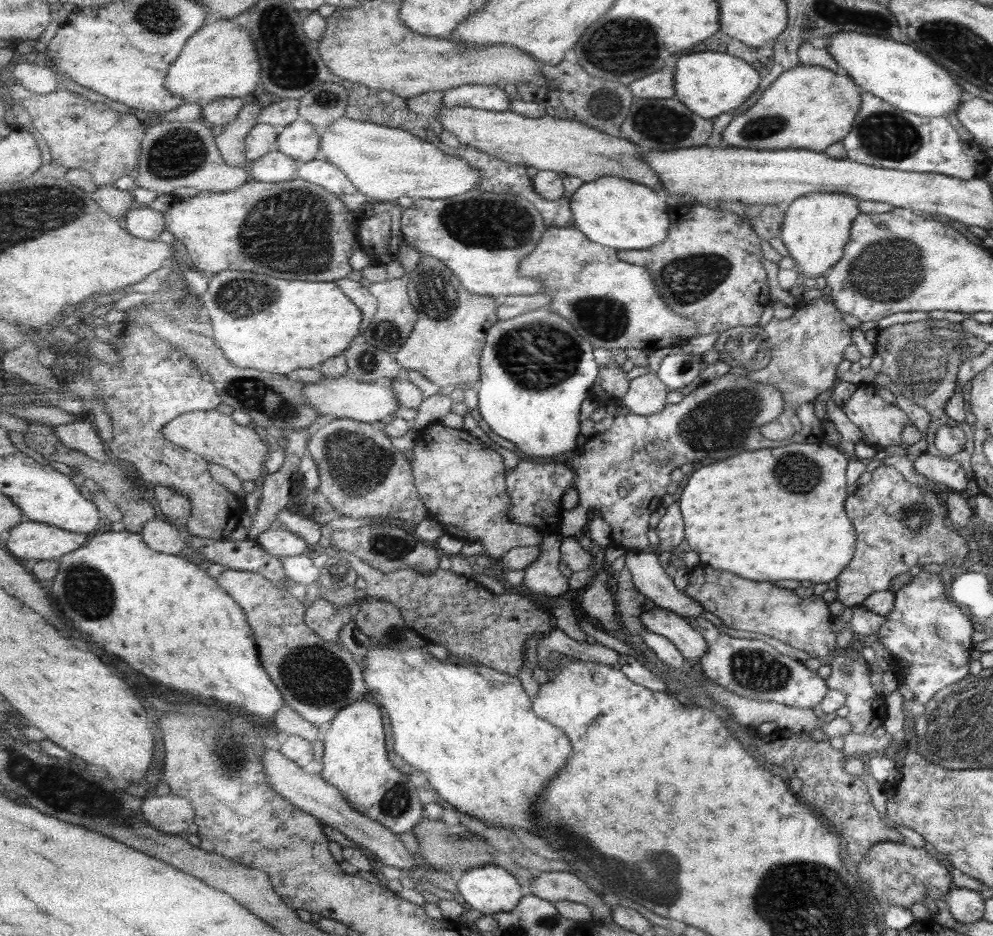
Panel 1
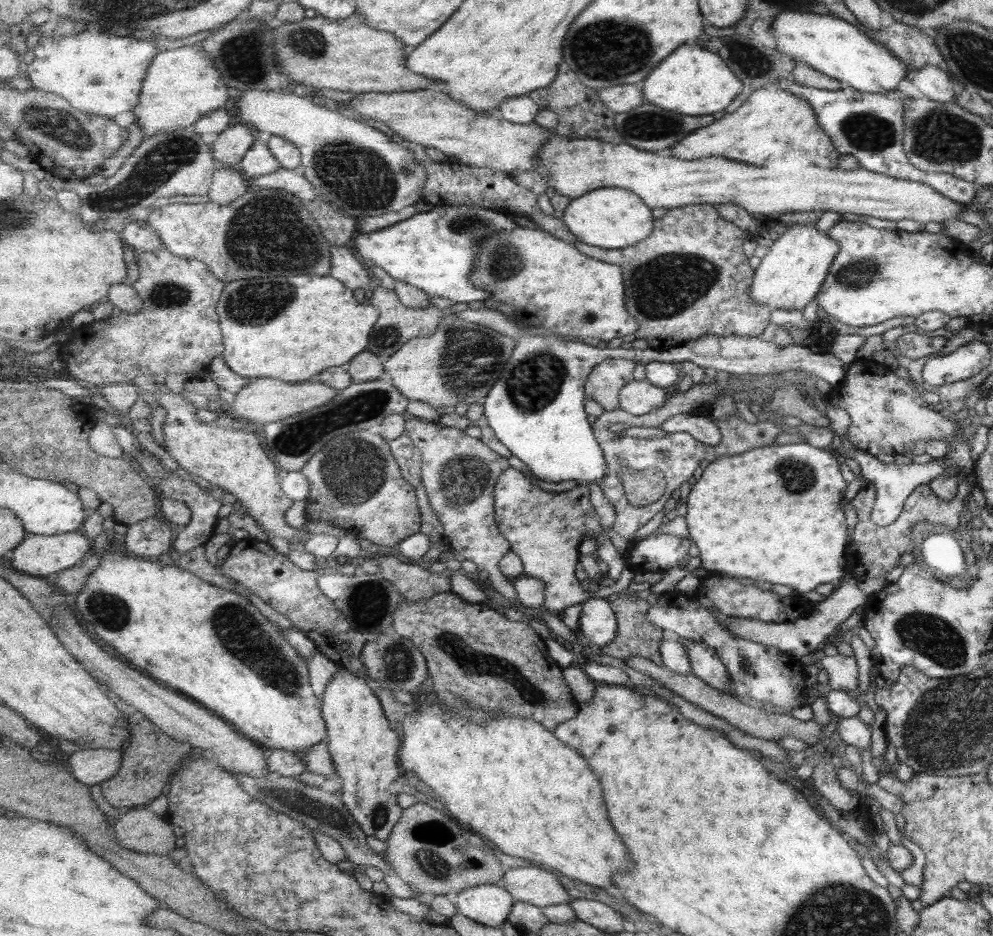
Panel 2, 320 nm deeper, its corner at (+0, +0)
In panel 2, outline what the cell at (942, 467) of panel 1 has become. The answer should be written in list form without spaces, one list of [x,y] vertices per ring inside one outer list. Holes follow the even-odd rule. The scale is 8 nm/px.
[[[856,447],[846,448],[843,456],[852,458],[857,462],[860,468],[860,476],[866,484],[872,487],[873,504],[869,507],[869,524],[877,527],[887,526],[898,517],[905,500],[909,497],[909,493],[916,486],[921,483],[928,483],[932,478],[940,477],[943,473],[950,473],[952,470],[952,466],[948,462],[945,462],[943,466],[928,462],[922,465],[911,462],[905,465],[885,464]]]

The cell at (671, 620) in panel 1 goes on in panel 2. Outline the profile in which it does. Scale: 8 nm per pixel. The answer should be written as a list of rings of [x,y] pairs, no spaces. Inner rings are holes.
[[[680,638],[680,640],[688,650],[693,673],[711,686],[723,690],[725,693],[731,693],[732,679],[720,654],[717,654],[713,647],[704,642],[695,642],[691,638]]]

